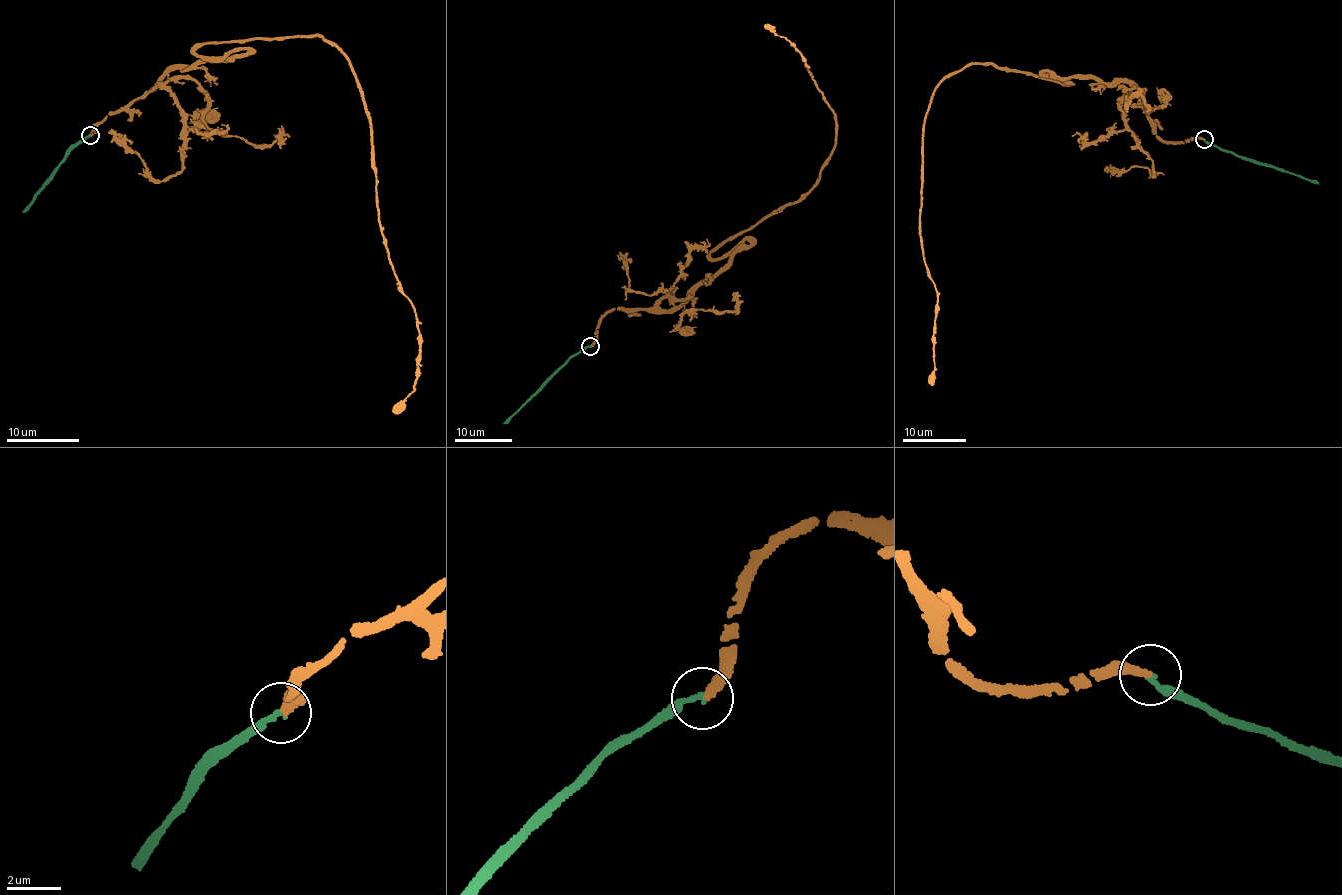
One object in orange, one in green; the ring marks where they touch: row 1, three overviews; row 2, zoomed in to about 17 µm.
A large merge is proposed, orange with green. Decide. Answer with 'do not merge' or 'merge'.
merge

